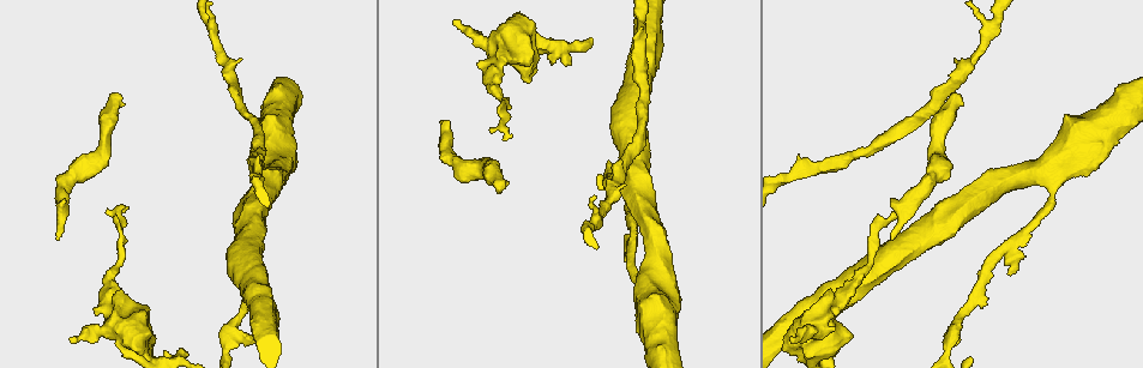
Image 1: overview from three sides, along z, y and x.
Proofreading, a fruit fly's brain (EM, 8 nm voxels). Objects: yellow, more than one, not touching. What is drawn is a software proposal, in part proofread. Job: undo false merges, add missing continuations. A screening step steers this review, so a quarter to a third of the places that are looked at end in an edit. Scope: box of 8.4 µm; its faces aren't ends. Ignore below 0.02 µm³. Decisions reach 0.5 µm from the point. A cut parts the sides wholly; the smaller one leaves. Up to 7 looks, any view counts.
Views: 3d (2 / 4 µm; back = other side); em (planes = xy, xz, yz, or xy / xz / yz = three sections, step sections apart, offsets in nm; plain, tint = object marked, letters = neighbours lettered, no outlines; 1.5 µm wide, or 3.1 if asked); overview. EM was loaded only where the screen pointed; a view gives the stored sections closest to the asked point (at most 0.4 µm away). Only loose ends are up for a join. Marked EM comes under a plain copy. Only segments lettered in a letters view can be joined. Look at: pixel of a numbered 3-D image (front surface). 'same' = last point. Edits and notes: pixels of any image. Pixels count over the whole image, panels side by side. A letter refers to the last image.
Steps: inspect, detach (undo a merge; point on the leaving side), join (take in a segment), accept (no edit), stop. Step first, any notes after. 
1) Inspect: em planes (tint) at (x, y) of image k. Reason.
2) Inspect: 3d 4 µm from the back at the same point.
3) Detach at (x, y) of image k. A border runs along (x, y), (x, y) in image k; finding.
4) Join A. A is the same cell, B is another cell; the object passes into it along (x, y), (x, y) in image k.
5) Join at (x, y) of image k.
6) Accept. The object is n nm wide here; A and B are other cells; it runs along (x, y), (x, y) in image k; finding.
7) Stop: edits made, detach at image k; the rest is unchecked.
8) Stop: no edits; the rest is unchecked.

Inspect: em xz step 4 (letters) at (892, 240) of image 1. Free end.

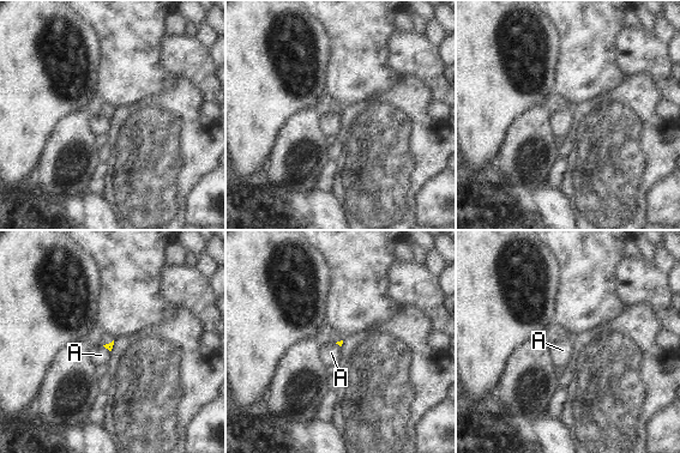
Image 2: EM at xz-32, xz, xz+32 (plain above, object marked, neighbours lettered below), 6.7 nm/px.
Inspect: em planes (letters) at the same point.

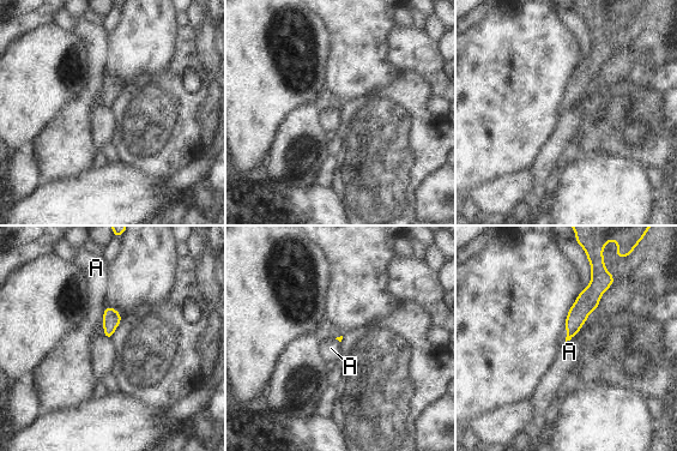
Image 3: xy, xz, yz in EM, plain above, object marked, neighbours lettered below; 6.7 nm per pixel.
Accept. A is another cell; a border runs along (107, 306), (102, 319) in image 3; none of them fits.

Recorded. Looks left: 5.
Inspect: 3d 2 µm at (793, 343) of image 1. Branch stops here.

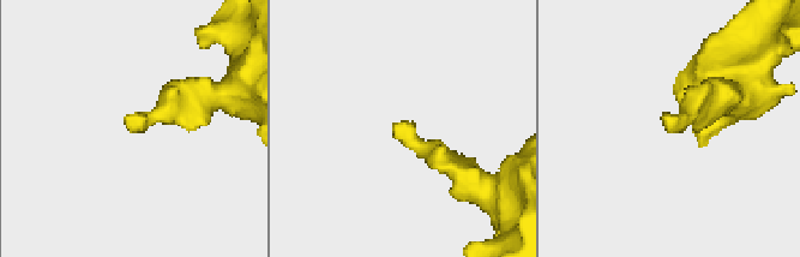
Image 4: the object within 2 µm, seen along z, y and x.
Inspect: em planes (tint) at (130, 130) of image 4.

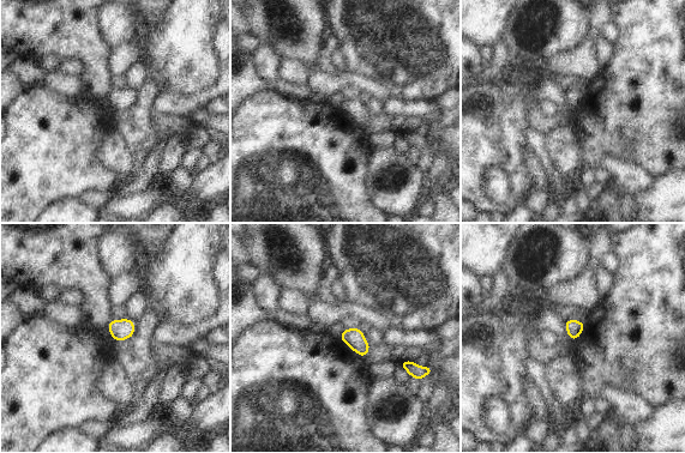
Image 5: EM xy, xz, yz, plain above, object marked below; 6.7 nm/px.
Inspect: em planes (letters) at the same point.

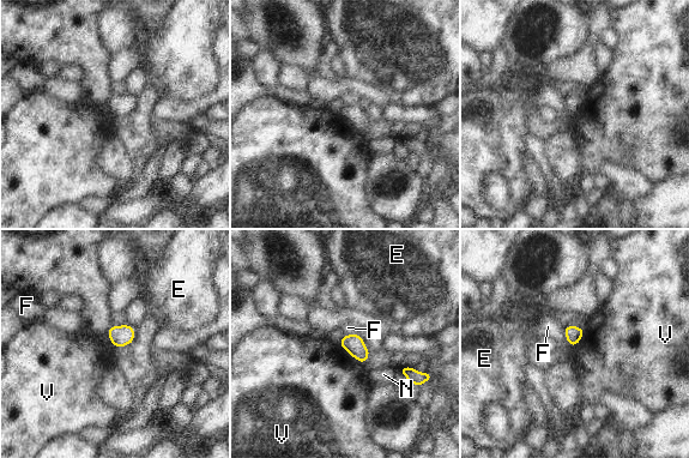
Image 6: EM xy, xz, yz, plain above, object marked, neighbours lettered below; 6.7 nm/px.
Accept. The longest contact is with V, 220 nm; E, F, N and V are other cells; none of them fits.

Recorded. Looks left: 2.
Inspect: 3d 4 µm at (960, 93) of image 1. Free end.

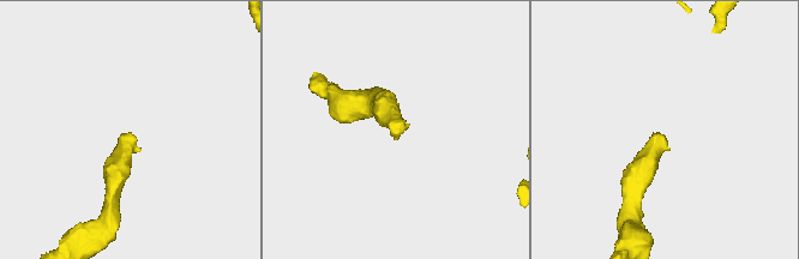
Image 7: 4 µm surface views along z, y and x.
Inspect: em planes (letters) at (125, 134) of image 7. Need the tissue.

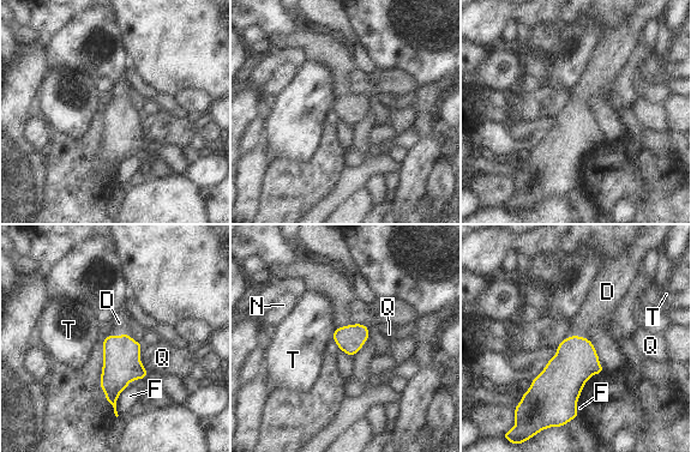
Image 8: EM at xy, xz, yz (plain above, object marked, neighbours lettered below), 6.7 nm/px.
Join D. D is the same cell, F, N, Q and T are other cells; the object passes into it along (121, 365), (119, 336), (119, 323) in image 8; it goes on there.

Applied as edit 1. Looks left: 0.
Stop: edits made, join at image 8; the rest is unchecked.

